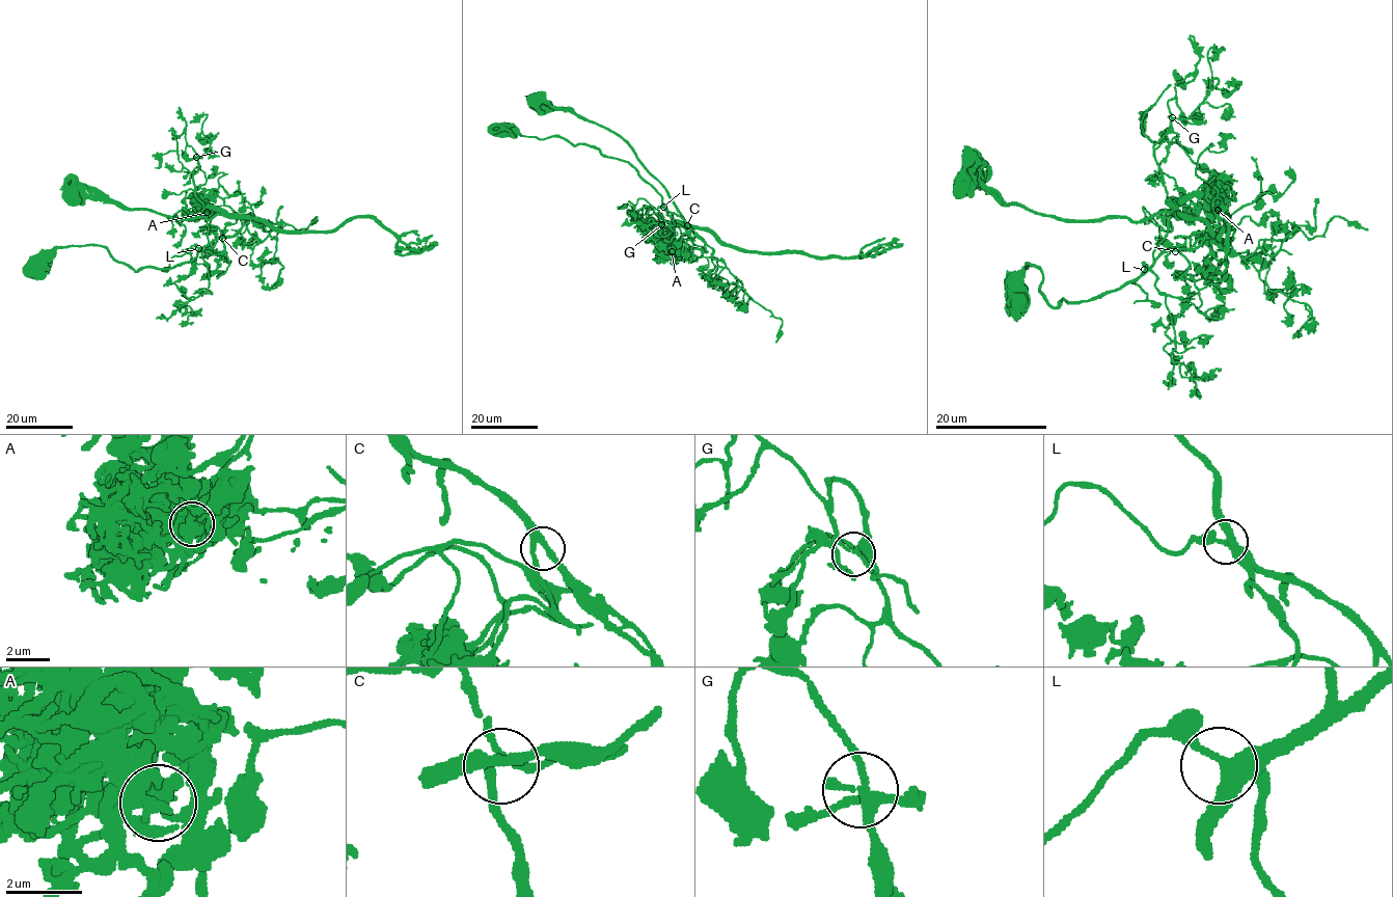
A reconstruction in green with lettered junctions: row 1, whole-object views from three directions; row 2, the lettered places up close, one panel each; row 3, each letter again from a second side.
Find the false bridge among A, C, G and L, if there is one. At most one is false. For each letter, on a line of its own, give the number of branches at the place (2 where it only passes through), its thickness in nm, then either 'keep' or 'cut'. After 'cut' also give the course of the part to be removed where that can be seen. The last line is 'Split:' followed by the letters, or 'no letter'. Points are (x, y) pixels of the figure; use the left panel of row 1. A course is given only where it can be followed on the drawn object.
A: branches 3; calibre 320 nm; cut; course (207, 212), (206, 204), (288, 230), (337, 229), (354, 218), (371, 217), (410, 250), (437, 242)
C: branches 3; calibre 240 nm; keep
G: branches 3; calibre 220 nm; keep
L: branches 3; calibre 340 nm; keep
Split: A

